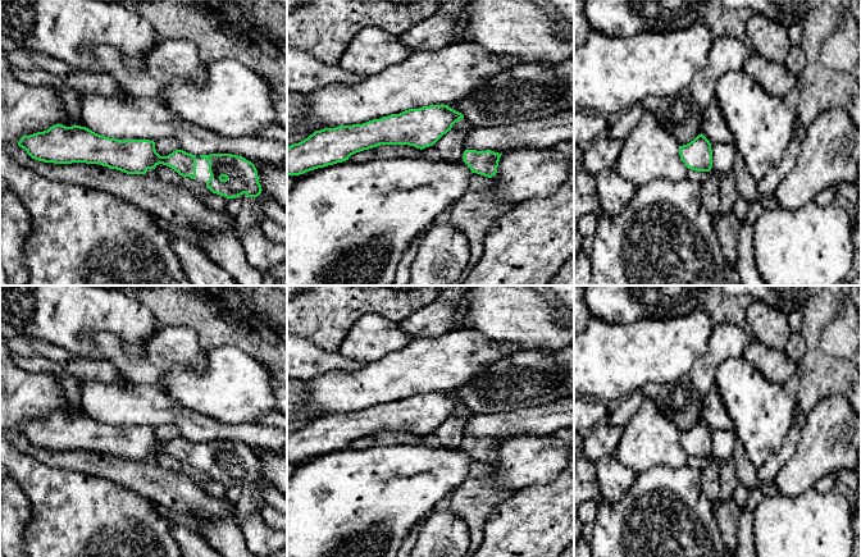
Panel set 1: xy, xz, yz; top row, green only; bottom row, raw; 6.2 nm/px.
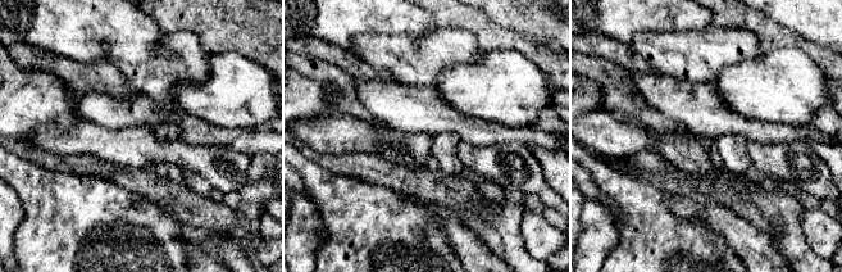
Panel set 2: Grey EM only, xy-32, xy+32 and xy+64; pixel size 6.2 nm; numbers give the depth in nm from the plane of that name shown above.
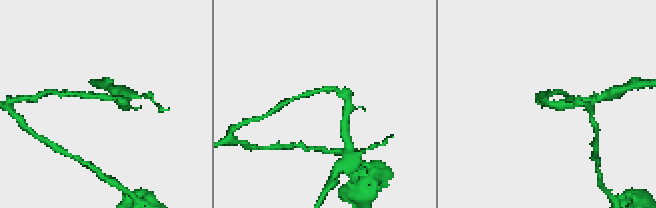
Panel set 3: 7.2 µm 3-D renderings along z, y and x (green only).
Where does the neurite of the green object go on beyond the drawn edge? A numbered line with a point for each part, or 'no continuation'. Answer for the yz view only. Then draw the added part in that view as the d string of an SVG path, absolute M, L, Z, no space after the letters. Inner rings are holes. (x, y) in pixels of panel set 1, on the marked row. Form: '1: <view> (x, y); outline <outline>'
no continuation

